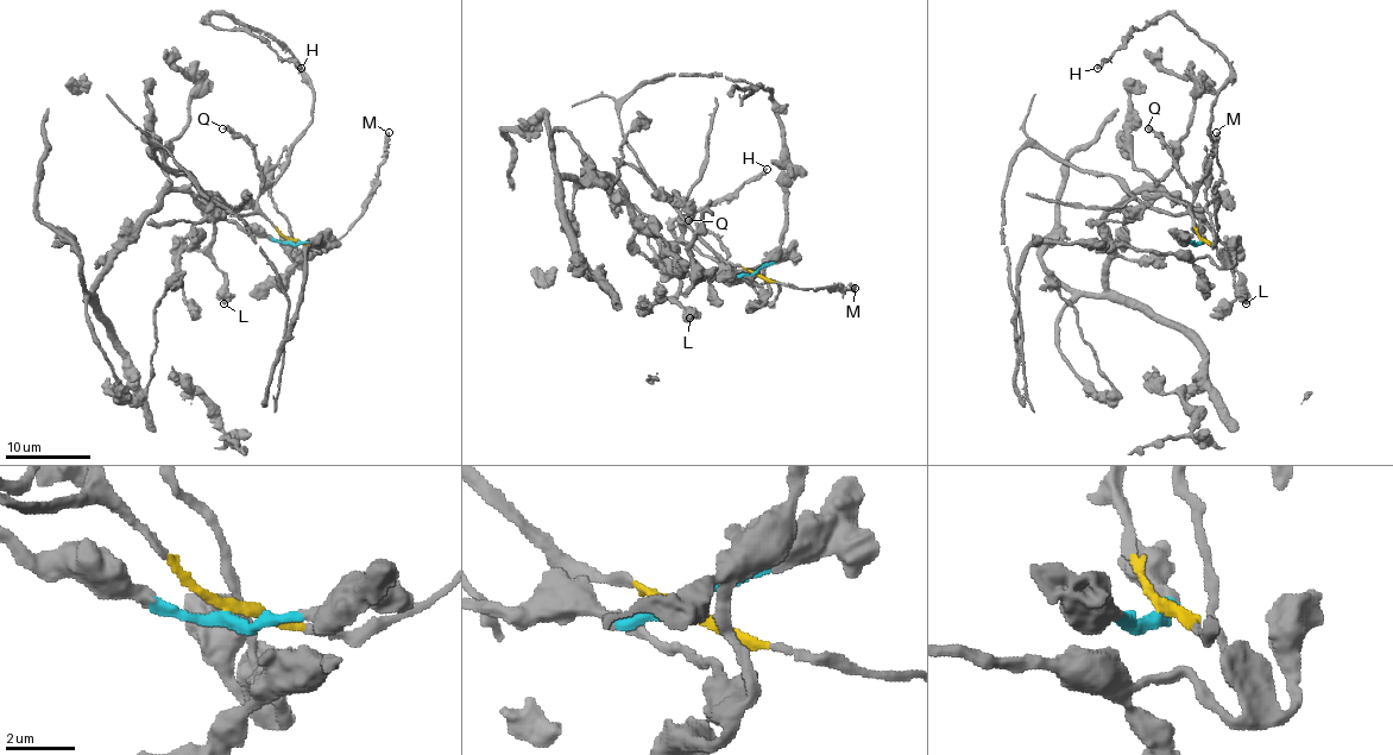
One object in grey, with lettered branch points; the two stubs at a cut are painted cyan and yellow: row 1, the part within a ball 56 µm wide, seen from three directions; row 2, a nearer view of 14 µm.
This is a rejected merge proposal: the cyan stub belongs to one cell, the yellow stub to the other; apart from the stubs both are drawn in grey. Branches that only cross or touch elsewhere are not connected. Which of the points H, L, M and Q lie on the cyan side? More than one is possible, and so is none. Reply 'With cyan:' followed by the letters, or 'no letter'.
With cyan: L

